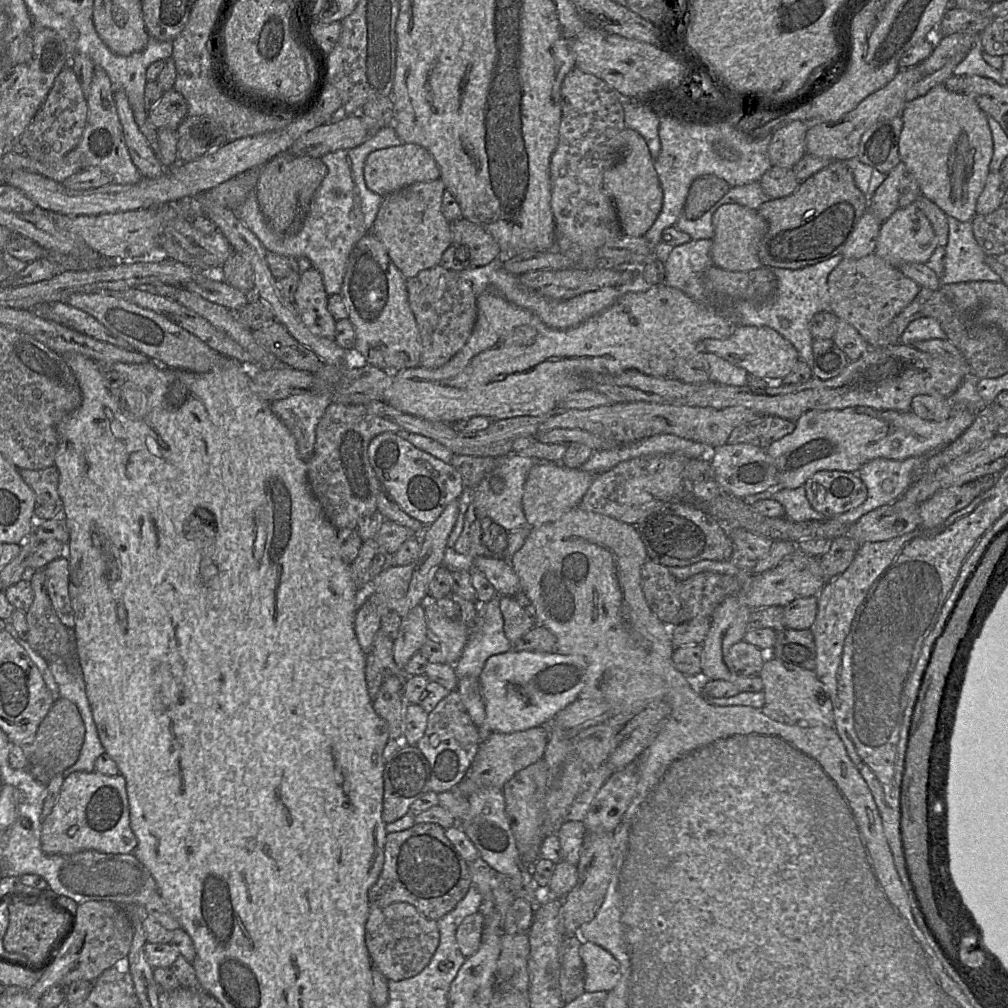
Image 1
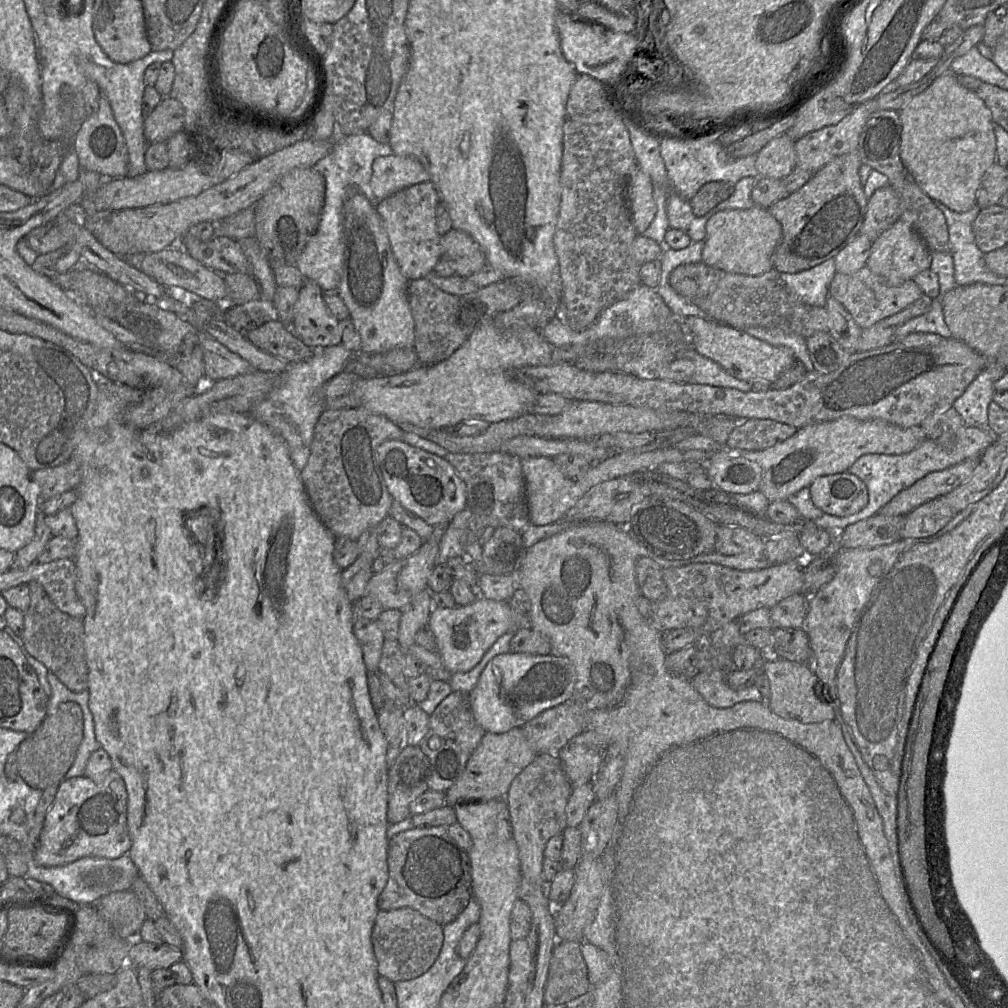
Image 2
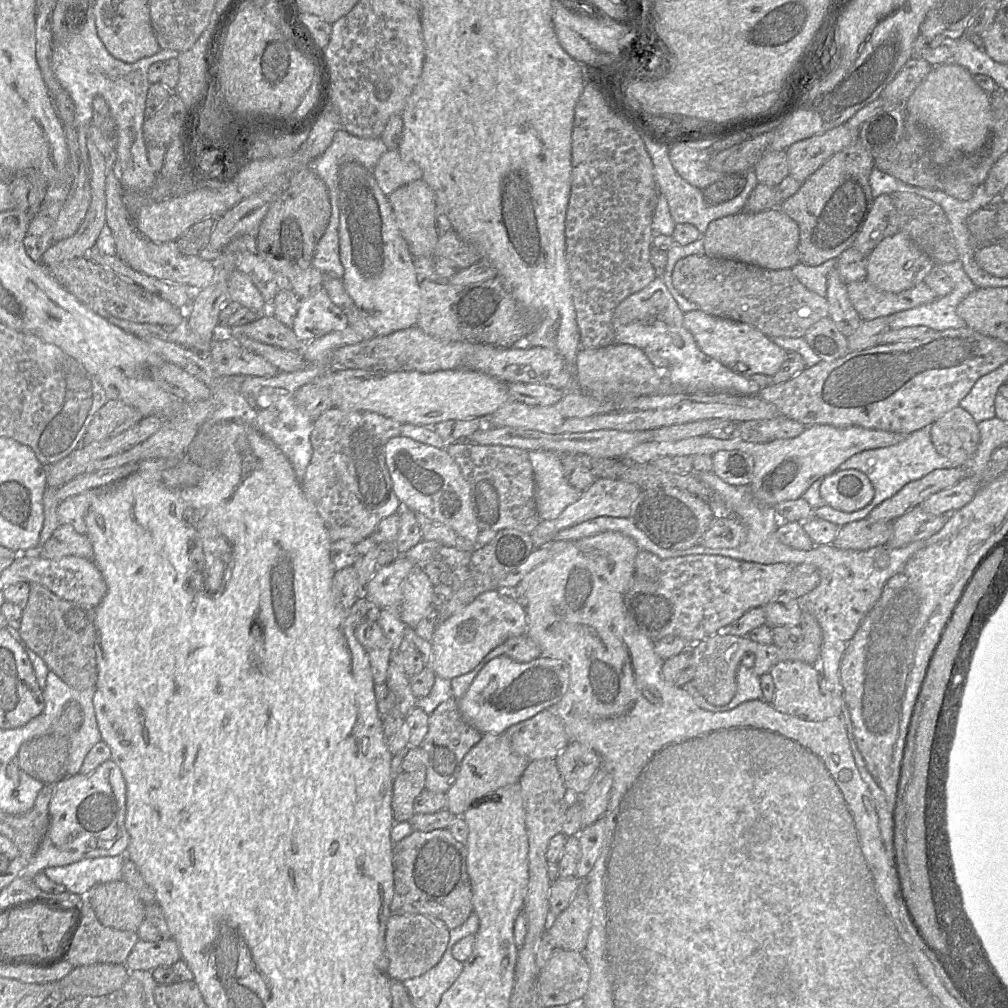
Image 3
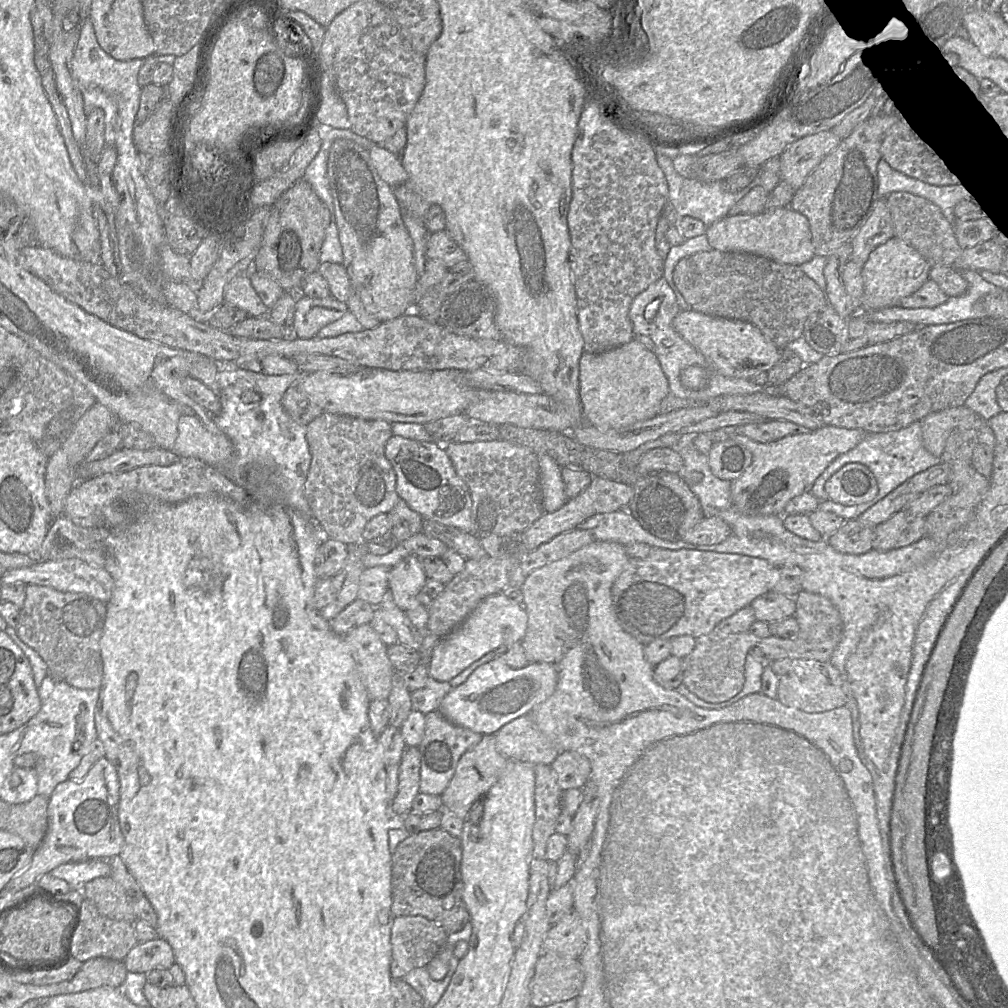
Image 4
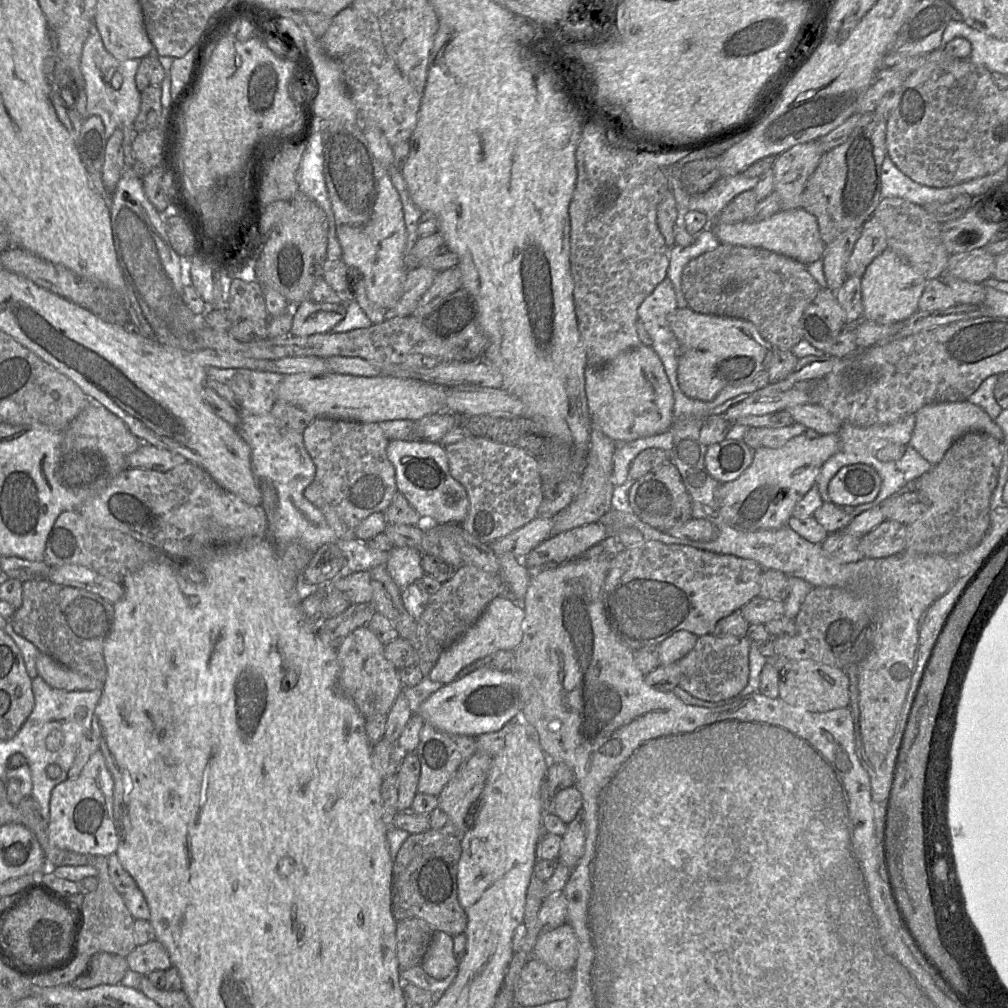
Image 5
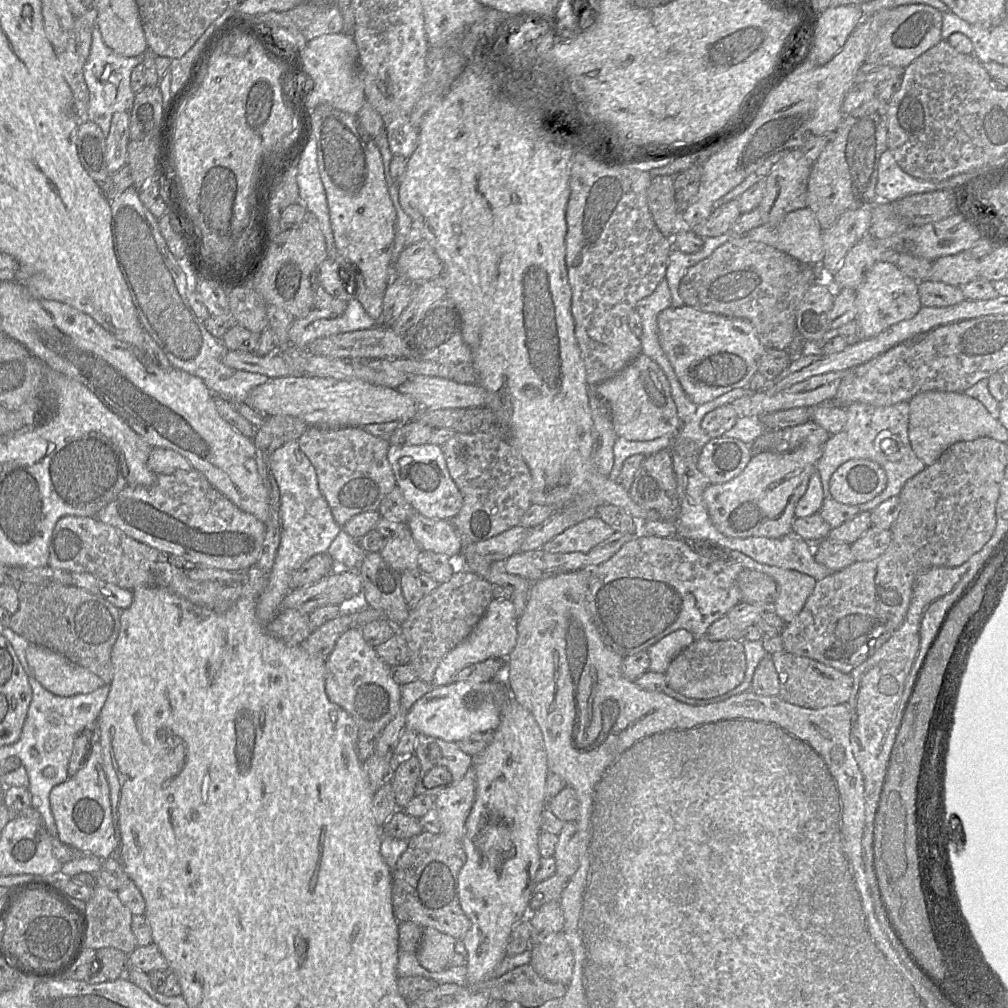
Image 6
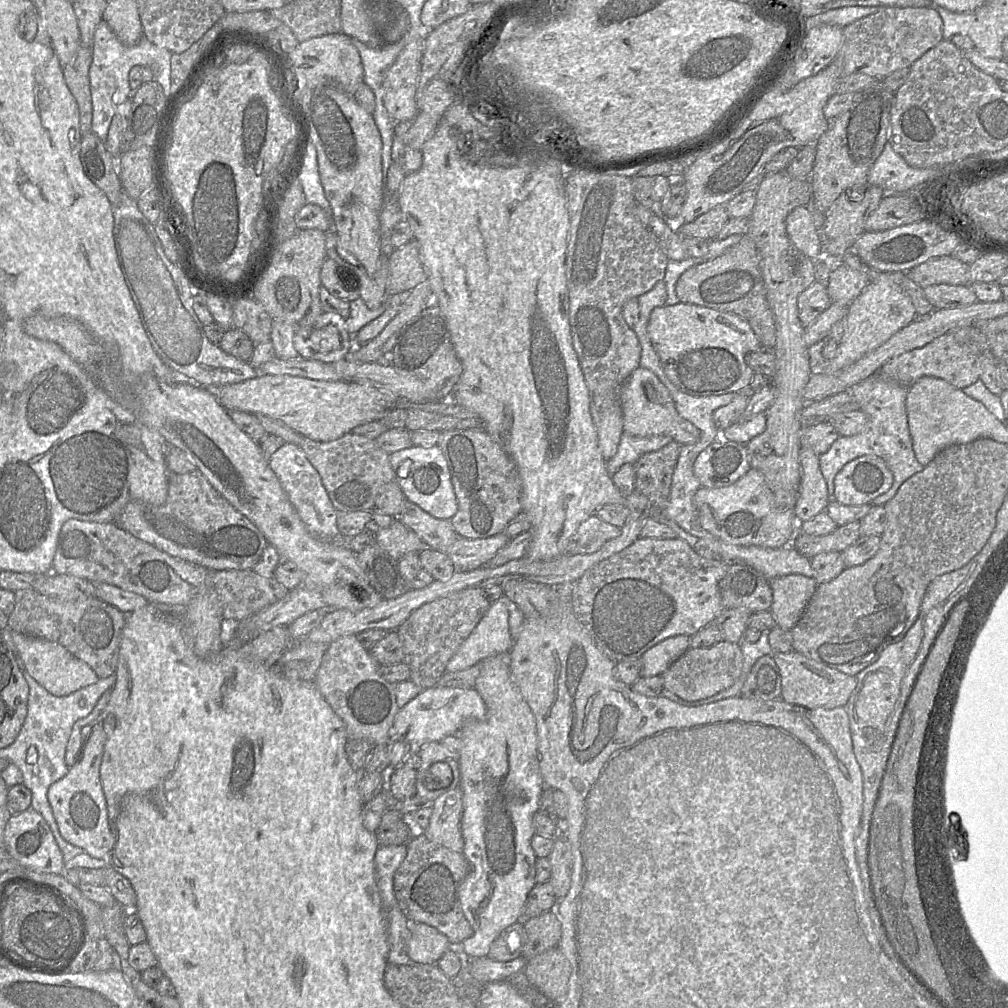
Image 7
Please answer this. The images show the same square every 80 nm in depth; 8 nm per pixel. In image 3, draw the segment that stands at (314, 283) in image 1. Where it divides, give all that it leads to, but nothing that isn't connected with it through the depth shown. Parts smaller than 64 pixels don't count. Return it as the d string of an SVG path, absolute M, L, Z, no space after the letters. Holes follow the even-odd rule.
M323 289L307 298L299 298L299 307L291 329L303 343L347 327L345 312L336 306Z

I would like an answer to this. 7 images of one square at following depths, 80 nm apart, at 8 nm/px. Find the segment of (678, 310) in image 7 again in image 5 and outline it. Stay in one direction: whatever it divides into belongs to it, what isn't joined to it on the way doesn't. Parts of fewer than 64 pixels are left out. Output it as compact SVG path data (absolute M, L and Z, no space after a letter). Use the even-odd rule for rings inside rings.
M686 307L677 308L669 314L667 323L681 346L677 369L678 385L691 399L709 401L727 386L751 383L759 371L766 370L773 354L774 348L748 320L701 314Z

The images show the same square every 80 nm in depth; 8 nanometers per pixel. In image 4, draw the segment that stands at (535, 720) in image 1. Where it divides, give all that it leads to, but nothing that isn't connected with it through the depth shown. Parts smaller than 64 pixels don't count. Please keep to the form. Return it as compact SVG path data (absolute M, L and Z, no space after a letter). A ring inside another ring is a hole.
M491 660L473 671L464 683L452 688L442 700L438 710L456 725L481 735L495 734L505 724L530 714L537 705L546 701L554 693L557 682L557 670L549 663L528 663L523 668L513 669L499 660Z

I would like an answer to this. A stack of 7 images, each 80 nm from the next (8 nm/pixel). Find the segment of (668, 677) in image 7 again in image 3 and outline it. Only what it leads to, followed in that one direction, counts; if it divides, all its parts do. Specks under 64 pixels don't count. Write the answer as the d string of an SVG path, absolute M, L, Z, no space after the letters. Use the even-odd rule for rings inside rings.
M716 633L702 641L694 643L691 658L694 665L694 677L691 680L706 701L715 706L728 704L736 693L736 674L741 658L746 652L755 651L756 642L747 636L739 637L728 633Z

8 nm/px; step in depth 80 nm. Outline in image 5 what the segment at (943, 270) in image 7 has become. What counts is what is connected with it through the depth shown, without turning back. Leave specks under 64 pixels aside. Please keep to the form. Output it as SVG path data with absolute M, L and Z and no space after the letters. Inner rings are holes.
M984 248L951 254L944 275L970 283L983 283L993 277L995 257Z

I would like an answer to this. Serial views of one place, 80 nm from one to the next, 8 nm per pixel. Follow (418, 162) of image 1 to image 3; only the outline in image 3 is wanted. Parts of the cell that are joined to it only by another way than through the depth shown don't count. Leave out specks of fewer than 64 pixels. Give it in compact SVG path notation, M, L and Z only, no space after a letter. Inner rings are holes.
M397 150L384 153L372 173L386 196L403 185L422 180L423 175L418 165L402 160Z

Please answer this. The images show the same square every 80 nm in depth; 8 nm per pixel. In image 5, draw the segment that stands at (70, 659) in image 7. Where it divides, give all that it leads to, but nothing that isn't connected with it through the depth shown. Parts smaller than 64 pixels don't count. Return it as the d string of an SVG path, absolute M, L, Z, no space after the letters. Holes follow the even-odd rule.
M41 652L37 657L36 667L39 676L53 688L65 691L91 691L102 686L100 681L81 675Z

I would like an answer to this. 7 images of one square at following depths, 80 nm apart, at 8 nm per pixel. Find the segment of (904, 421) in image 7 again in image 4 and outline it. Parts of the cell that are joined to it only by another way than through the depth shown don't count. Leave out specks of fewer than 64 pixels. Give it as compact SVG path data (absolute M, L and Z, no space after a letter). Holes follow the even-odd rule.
M914 422L900 430L887 433L867 433L853 449L837 456L816 479L809 491L819 501L819 510L834 513L845 521L855 520L869 508L877 504L897 487L914 476L940 465L940 457L932 455L923 445L920 422ZM849 463L860 463L874 475L878 487L875 498L865 504L843 506L830 501L824 490L826 481L839 469Z

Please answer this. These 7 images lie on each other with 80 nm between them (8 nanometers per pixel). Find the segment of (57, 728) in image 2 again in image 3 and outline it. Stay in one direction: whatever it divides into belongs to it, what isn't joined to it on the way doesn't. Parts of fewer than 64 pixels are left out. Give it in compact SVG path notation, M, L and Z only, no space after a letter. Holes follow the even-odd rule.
M76 702L68 703L64 707L59 720L46 734L35 737L21 745L17 753L20 769L47 785L55 785L58 781L66 778L69 743L82 722L83 712L81 706Z

